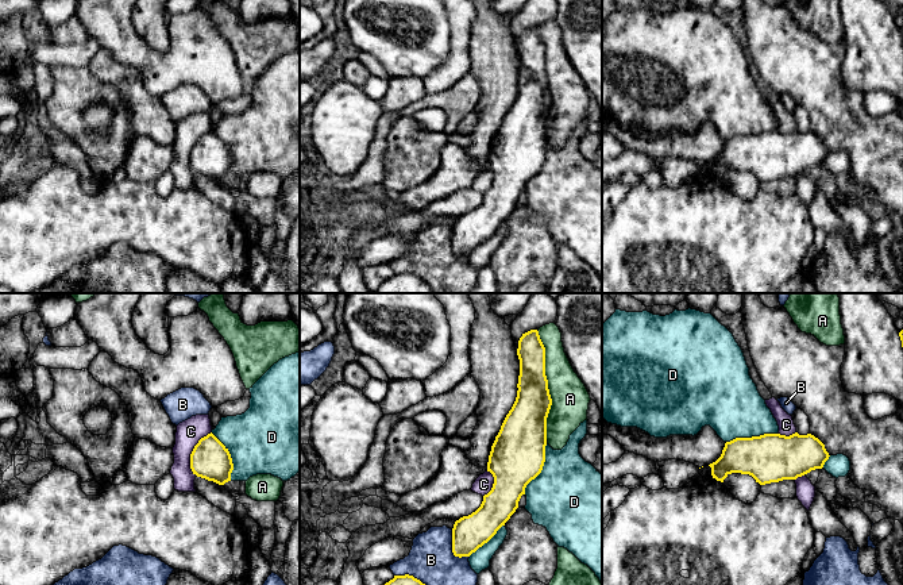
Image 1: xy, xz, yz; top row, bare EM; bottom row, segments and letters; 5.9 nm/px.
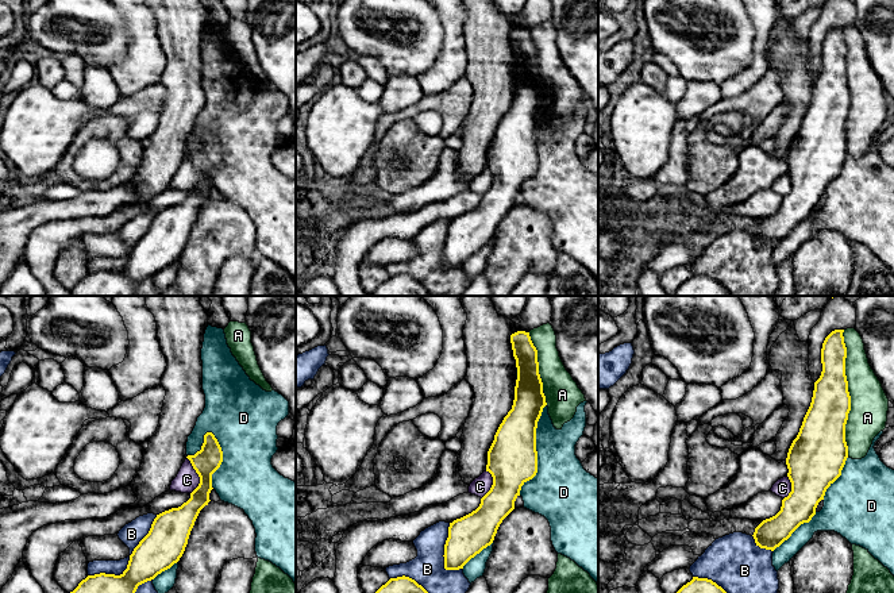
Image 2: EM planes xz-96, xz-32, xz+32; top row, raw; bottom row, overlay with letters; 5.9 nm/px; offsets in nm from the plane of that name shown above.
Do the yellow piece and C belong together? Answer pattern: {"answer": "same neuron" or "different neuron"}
{"answer": "different neuron"}

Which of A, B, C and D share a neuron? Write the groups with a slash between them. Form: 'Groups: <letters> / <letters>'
Groups: A / B / C / D

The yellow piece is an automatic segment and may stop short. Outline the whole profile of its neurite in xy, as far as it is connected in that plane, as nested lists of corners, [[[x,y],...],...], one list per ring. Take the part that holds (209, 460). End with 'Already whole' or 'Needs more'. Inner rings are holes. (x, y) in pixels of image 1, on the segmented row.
[[[211,432],[194,446],[190,469],[197,477],[224,485],[231,481],[234,463],[228,449]]]. Already whole

